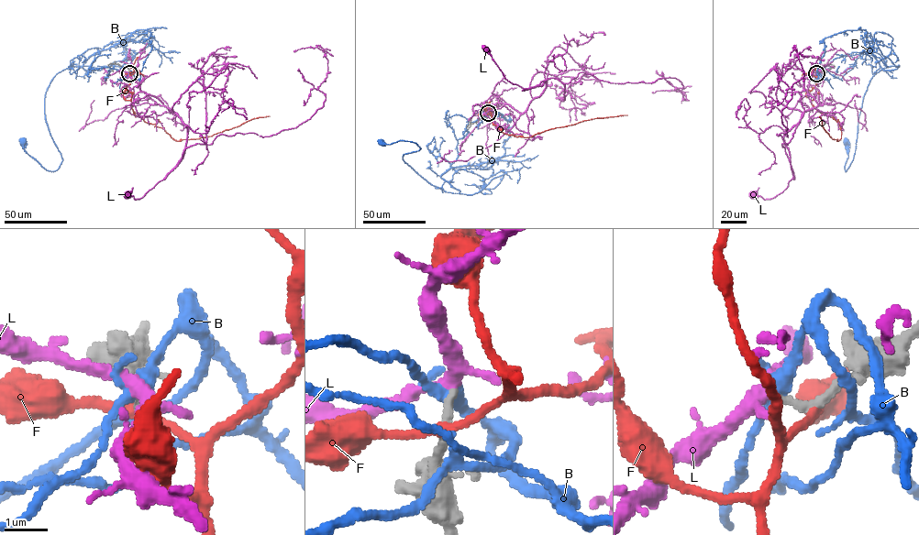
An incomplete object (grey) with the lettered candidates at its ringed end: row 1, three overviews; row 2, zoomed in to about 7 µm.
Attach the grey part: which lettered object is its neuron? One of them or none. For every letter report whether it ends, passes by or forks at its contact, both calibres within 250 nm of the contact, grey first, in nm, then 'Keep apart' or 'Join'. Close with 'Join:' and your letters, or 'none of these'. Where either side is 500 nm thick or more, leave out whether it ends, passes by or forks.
B: It forks there. Thickness 220 nm (grey) against 260 nm. Keep apart
F: It passes by. Thickness 280 nm (grey) against 220 nm. Keep apart
L: It forks there. Thickness 200 nm (grey) against 280 nm. Join
Join: L

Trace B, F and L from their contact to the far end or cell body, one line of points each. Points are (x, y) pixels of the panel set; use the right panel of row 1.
B: (816, 73), (824, 39), (847, 30), (864, 29), (880, 67), (897, 68), (869, 83), (846, 171), (846, 142)
F: (817, 73), (815, 86), (805, 95), (819, 112), (839, 124), (839, 139), (829, 136), (819, 115)
L: (816, 73), (807, 92), (817, 105), (806, 110), (784, 136), (792, 178), (782, 192), (770, 199), (753, 194)

